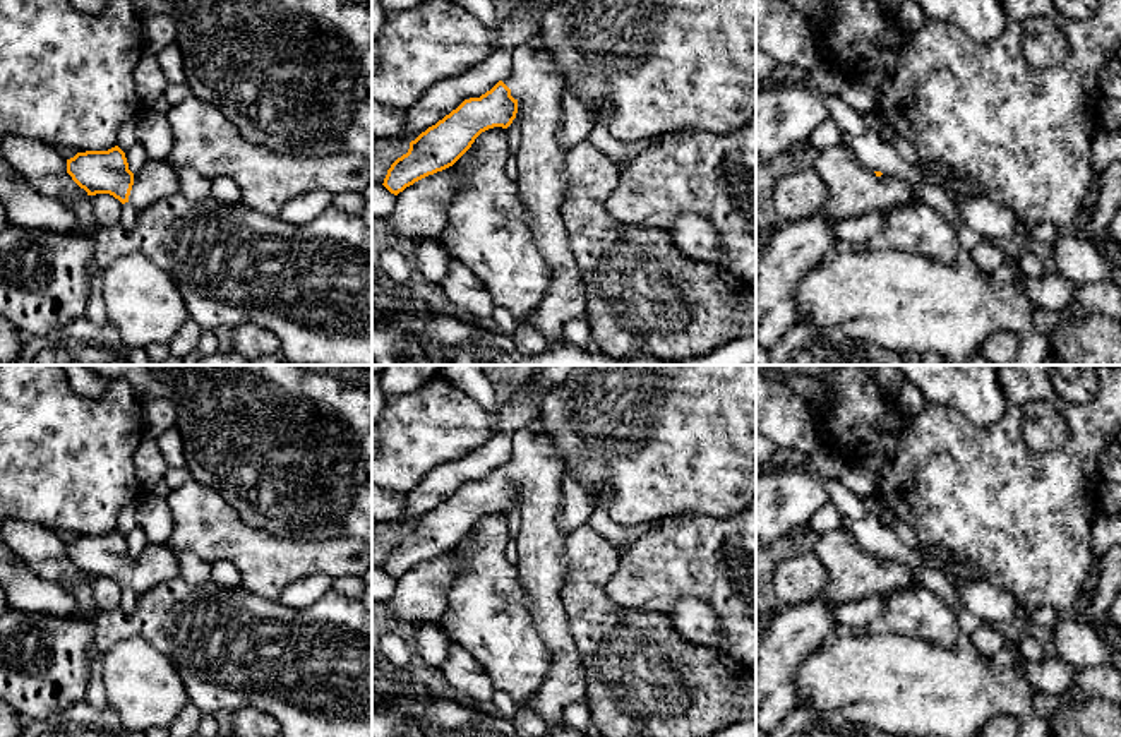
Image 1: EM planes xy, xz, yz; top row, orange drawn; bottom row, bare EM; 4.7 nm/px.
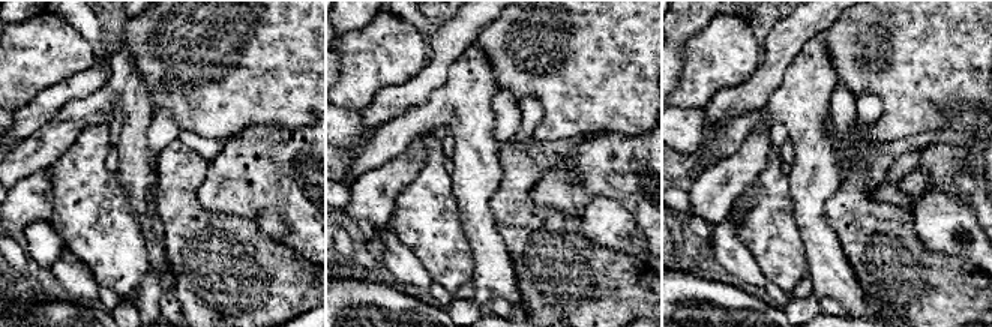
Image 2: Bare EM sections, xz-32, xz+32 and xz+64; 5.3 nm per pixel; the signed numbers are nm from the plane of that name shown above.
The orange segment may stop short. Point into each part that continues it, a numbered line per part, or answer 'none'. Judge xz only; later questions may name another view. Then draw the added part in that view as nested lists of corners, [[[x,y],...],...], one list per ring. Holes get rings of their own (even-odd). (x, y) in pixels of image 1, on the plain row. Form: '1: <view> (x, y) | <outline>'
1: xz (535, 465) | [[[537,420],[513,437],[513,452],[502,464],[518,485],[521,528],[516,536],[516,569],[537,632],[549,651],[549,674],[533,708],[549,730],[564,728],[567,704],[586,706],[586,679],[571,626],[560,602],[569,574],[567,535],[559,526],[564,502],[564,463]]]

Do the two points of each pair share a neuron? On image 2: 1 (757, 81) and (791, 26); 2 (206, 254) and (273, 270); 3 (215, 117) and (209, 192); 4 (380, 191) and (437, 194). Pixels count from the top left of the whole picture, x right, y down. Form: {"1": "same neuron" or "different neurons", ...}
{"1": "same neuron", "2": "same neuron", "3": "different neurons", "4": "different neurons"}

